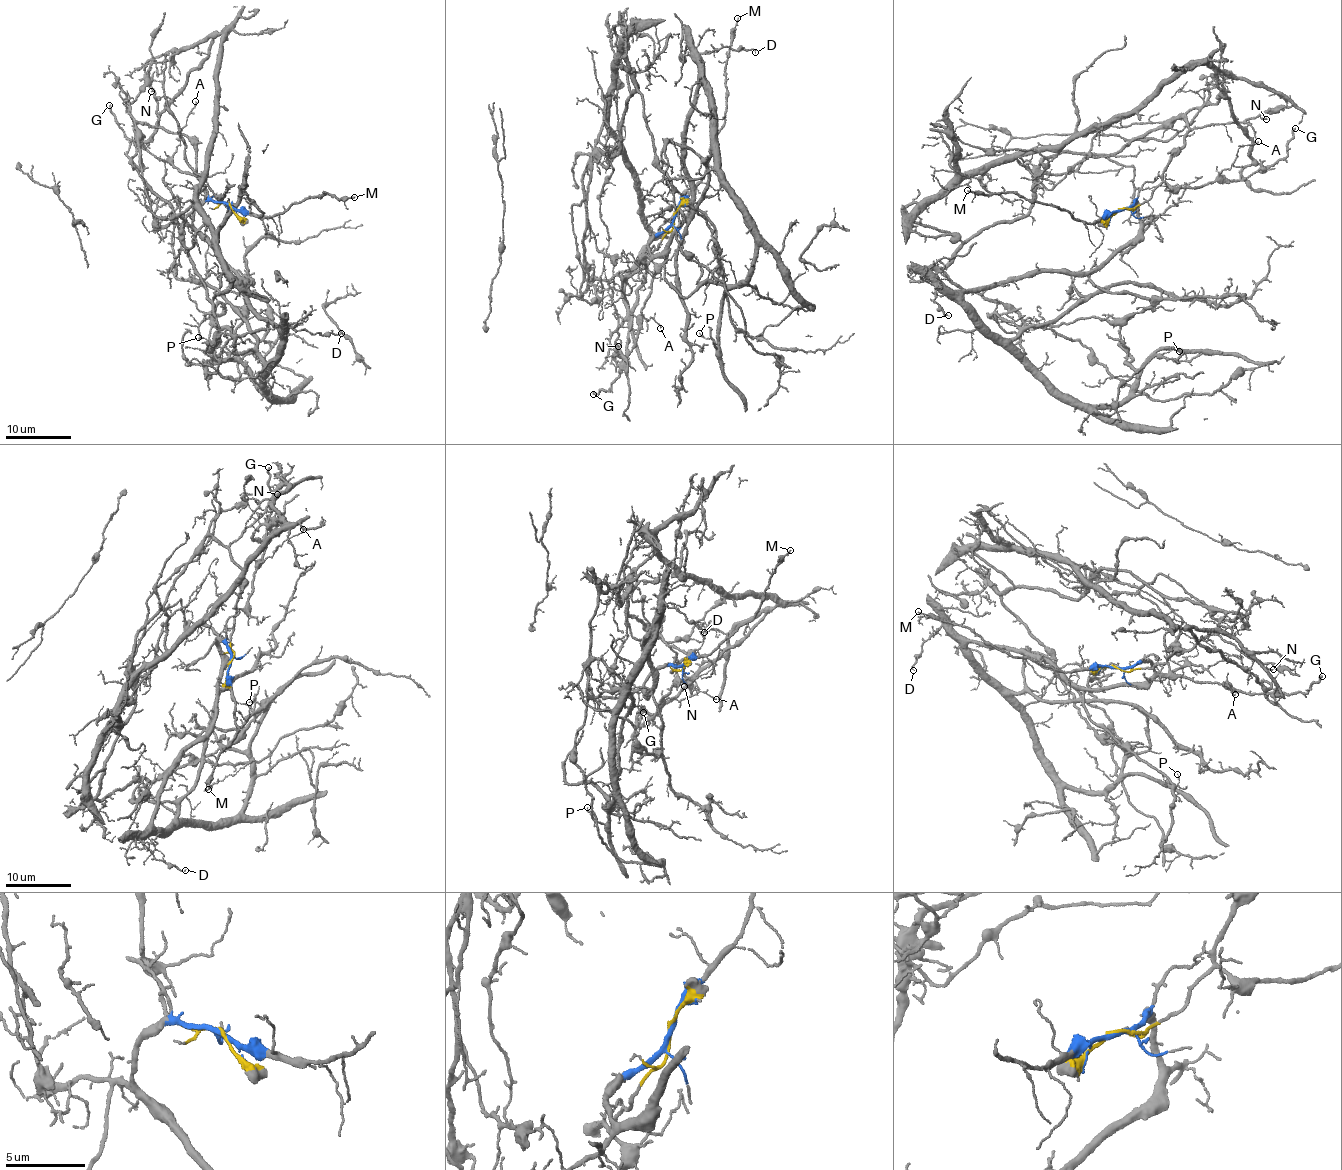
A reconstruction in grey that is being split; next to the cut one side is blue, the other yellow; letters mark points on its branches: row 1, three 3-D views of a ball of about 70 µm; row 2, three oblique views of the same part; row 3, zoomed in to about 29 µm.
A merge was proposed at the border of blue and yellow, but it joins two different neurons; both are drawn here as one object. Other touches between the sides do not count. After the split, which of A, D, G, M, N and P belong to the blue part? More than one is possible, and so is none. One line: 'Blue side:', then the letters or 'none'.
Blue side: D, M, P

